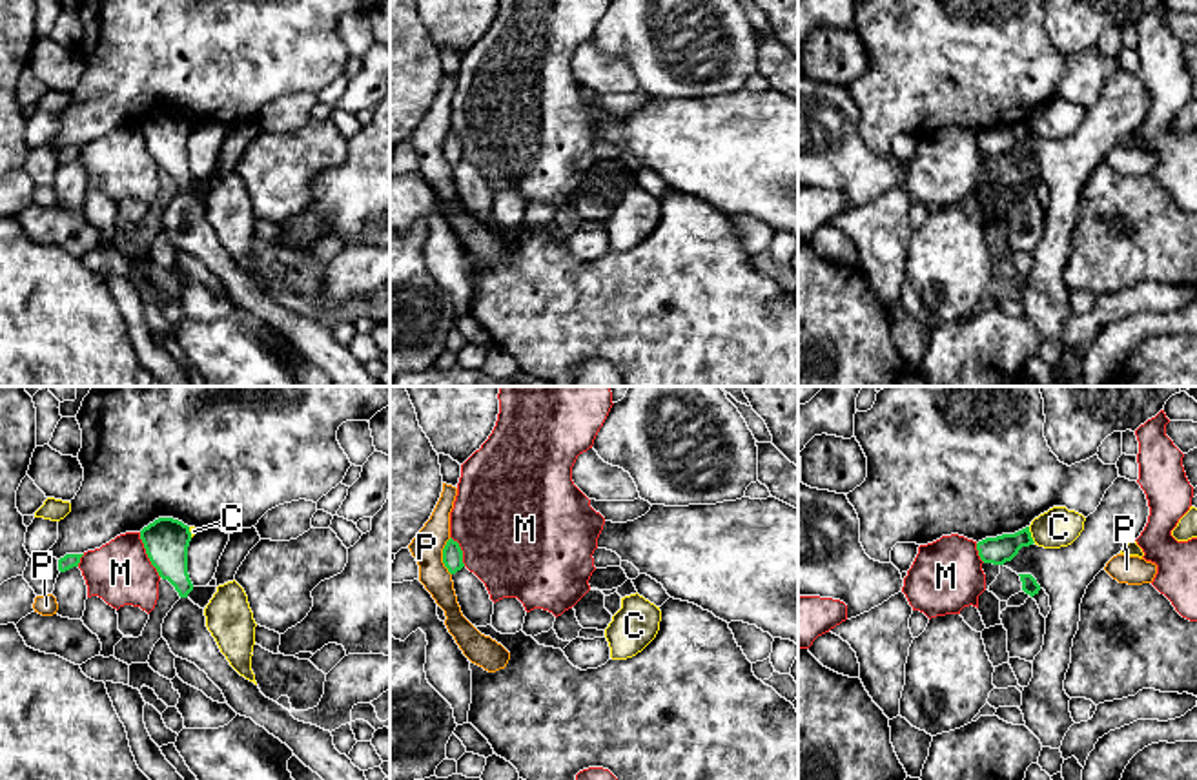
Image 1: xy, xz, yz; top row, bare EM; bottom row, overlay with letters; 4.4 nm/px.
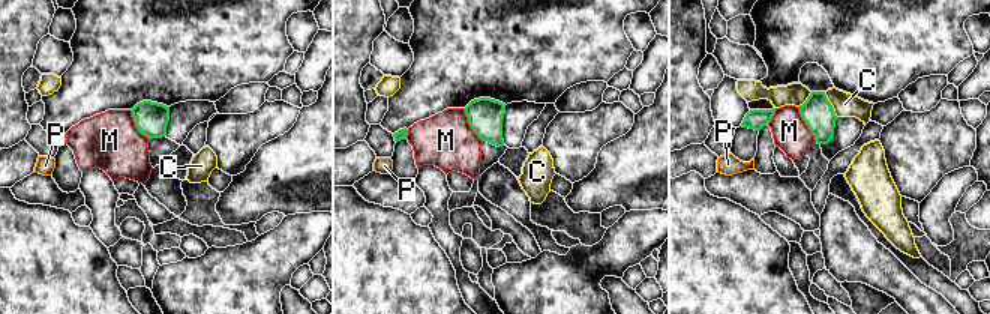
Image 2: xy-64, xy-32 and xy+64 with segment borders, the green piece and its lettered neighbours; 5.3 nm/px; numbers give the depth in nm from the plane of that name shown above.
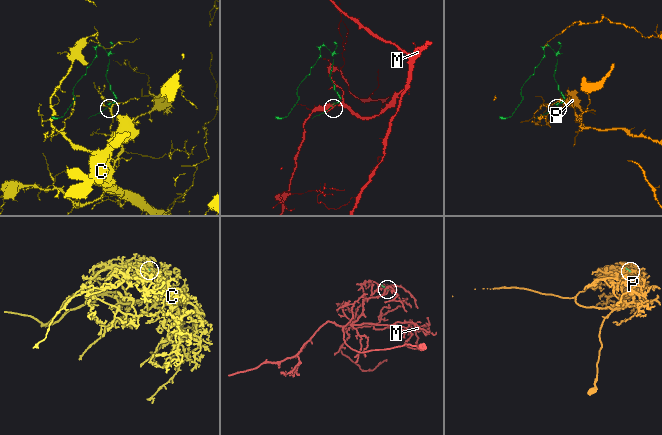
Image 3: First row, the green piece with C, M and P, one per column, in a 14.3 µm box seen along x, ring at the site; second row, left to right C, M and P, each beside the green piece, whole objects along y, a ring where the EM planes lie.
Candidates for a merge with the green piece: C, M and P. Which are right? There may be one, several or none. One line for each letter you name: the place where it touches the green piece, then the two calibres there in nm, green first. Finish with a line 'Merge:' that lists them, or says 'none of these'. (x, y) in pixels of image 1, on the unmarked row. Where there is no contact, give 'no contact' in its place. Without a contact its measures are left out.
Merge: none of these

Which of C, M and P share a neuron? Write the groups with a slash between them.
C / M / P

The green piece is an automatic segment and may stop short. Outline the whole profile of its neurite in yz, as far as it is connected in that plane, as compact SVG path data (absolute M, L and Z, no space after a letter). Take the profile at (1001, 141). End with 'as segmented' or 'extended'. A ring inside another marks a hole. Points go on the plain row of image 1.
M1029 118L997 129L986 129L977 135L978 148L984 155L1004 157L1011 153L1022 139L1033 137Z; as segmented

